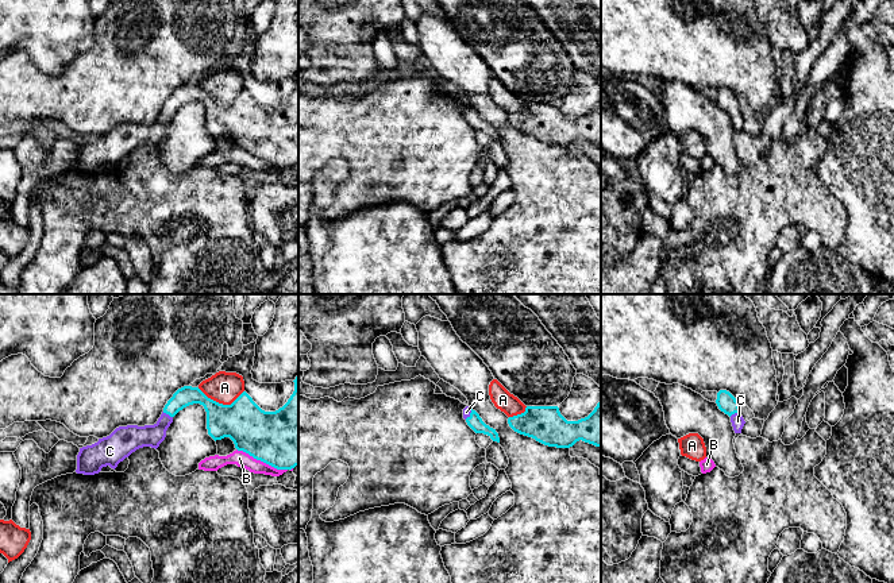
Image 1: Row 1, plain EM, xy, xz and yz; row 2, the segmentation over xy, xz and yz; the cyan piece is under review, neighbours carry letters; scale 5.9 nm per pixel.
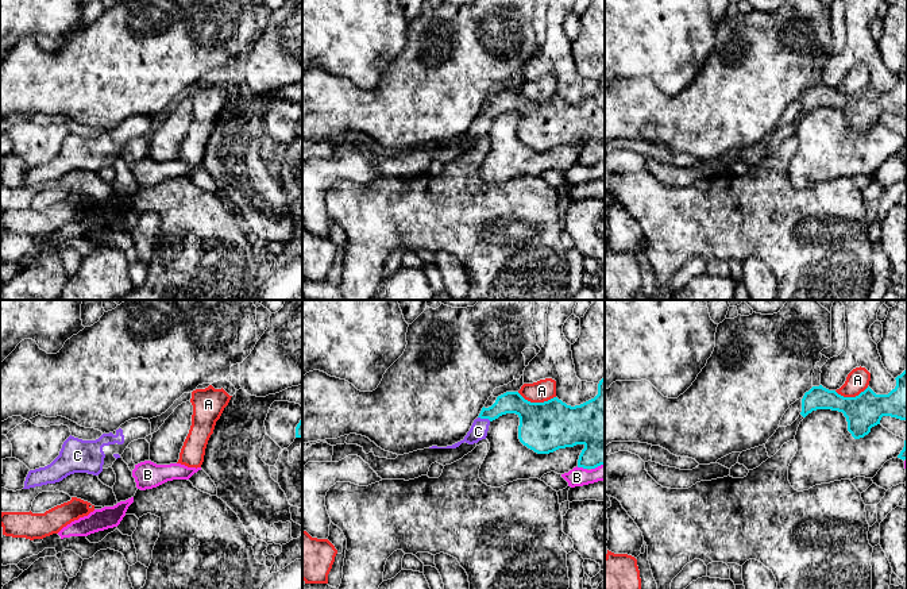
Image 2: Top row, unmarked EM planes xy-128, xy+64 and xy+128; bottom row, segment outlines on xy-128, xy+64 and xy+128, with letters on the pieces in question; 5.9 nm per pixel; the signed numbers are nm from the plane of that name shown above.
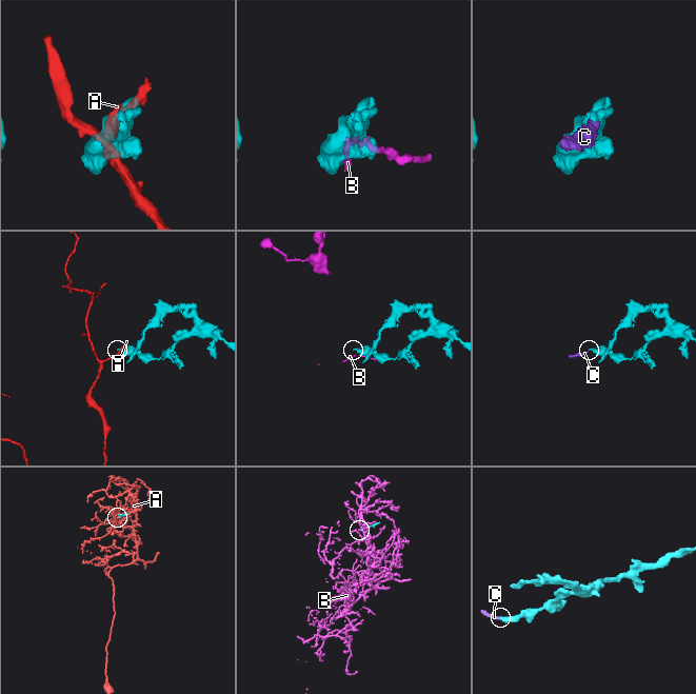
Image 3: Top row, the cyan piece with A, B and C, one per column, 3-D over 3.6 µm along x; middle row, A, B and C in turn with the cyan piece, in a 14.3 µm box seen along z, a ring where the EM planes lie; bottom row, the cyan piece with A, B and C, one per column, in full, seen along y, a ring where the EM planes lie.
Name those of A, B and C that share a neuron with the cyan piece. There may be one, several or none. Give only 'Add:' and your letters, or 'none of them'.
Add: C

